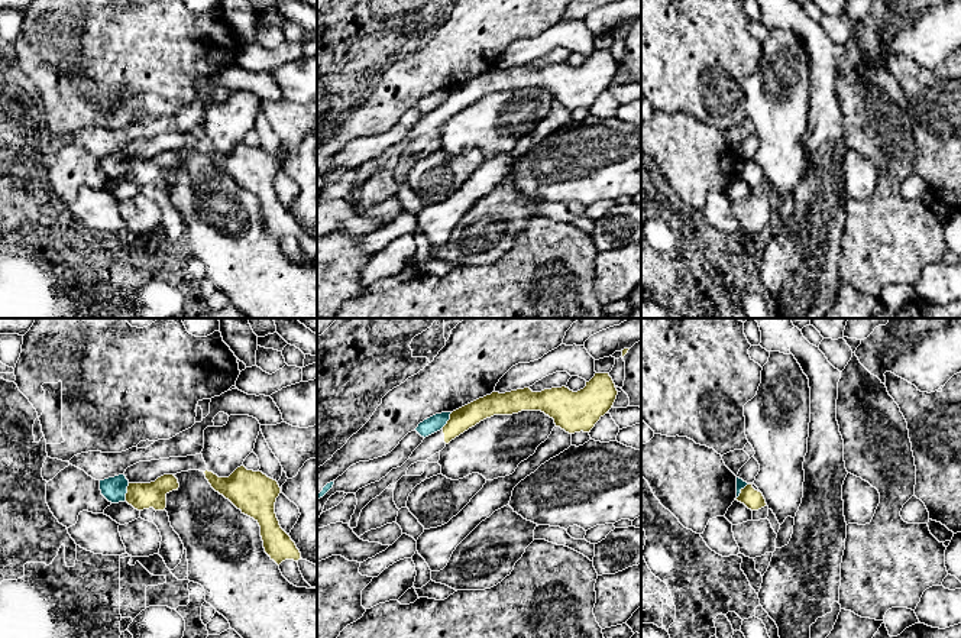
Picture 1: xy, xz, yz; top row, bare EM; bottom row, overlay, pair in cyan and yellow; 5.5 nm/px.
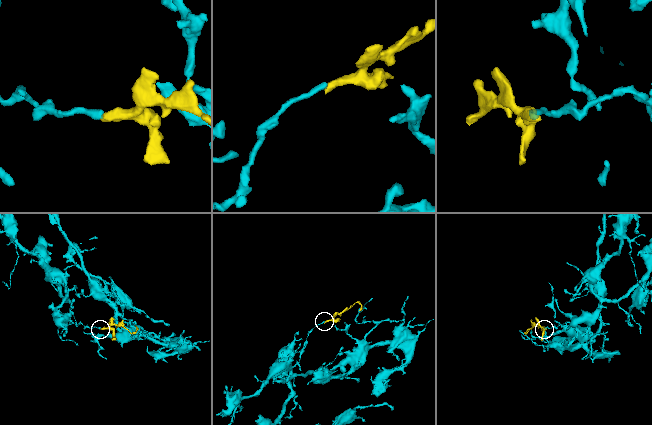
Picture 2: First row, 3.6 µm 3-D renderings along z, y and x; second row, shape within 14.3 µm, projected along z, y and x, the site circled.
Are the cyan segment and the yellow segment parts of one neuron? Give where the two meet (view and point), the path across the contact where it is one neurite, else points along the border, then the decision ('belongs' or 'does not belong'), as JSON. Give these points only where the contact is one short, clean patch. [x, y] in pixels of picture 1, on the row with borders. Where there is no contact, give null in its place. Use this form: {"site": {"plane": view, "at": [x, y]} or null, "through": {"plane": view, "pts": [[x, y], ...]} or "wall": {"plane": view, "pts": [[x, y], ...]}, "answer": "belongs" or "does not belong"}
{"site": {"plane": "yz", "at": [740, 491]}, "wall": {"plane": "yz", "pts": [[750, 483], [735, 499]]}, "answer": "does not belong"}

